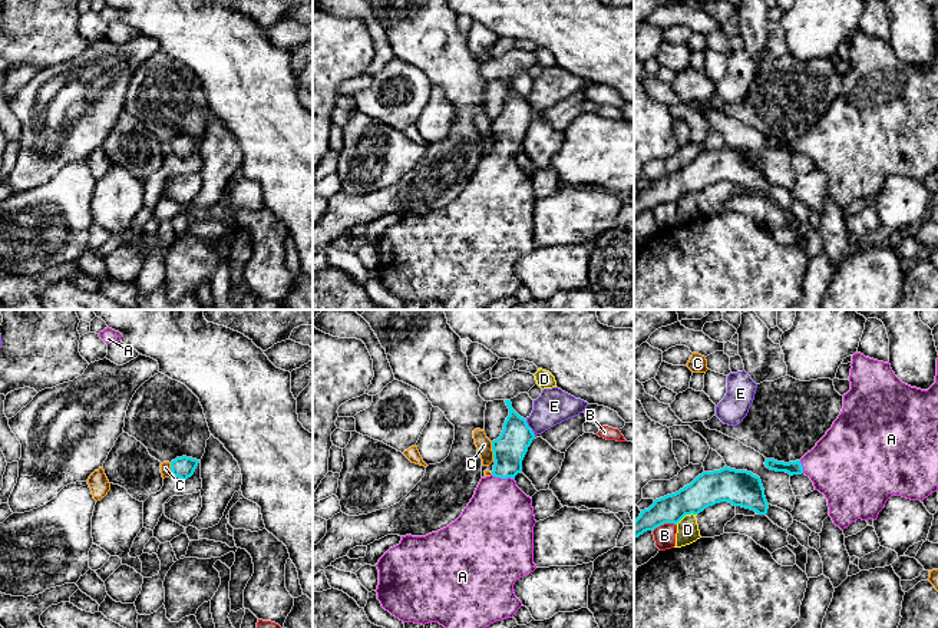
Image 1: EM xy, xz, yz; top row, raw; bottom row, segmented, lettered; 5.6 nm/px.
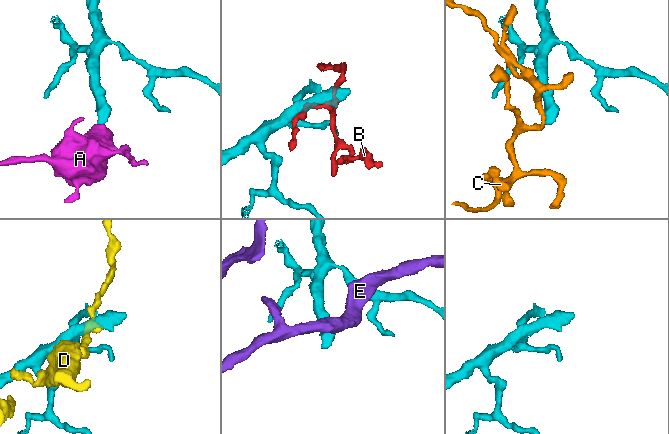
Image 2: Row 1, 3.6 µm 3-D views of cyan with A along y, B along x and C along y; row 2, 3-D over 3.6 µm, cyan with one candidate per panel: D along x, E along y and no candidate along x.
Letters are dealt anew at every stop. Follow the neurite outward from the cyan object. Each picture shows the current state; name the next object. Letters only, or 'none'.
A

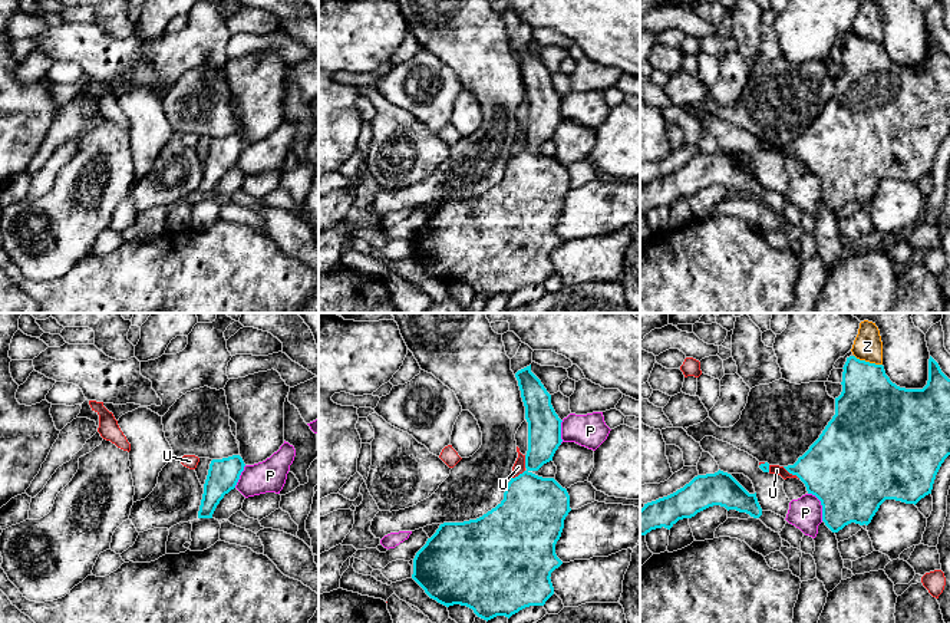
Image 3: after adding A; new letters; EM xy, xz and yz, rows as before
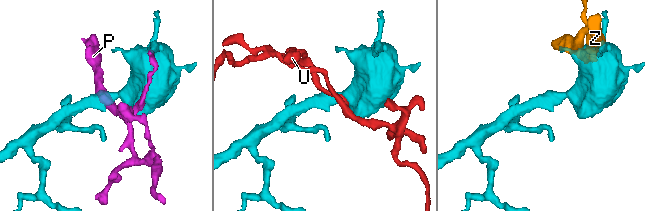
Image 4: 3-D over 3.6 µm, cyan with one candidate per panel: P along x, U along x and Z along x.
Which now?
none

